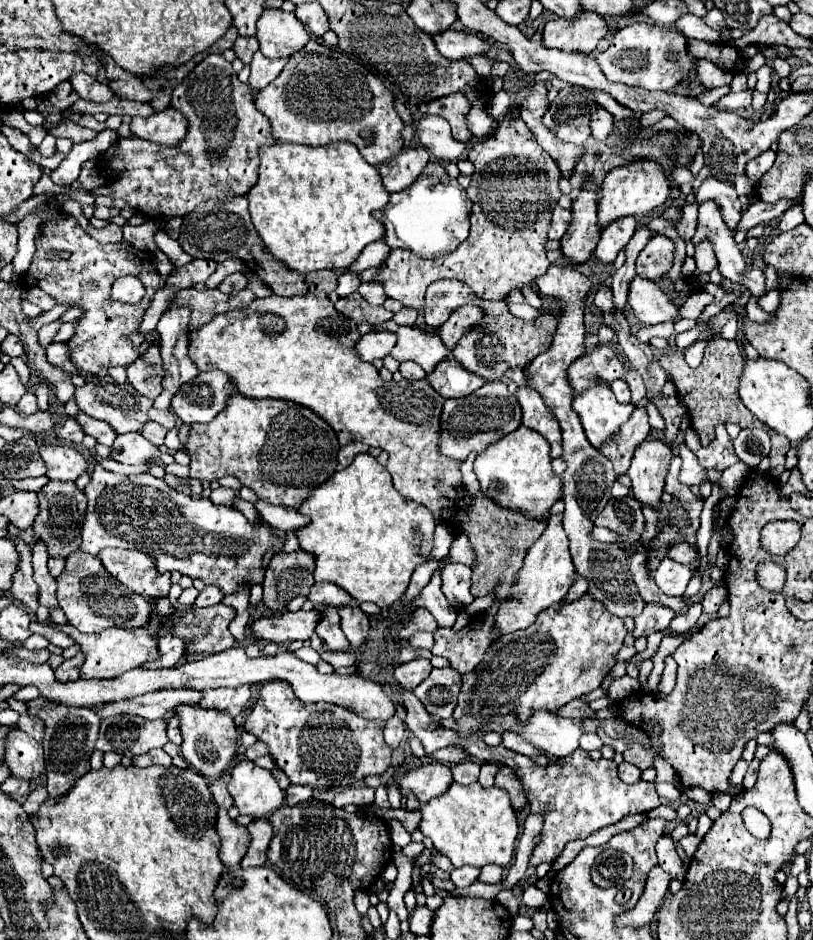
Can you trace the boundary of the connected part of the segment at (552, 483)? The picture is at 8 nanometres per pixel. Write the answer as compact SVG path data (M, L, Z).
M520 426L514 434L506 434L488 450L476 456L474 472L480 480L482 494L504 508L518 508L532 518L548 518L550 506L562 496L562 480L550 466L550 446L544 436Z

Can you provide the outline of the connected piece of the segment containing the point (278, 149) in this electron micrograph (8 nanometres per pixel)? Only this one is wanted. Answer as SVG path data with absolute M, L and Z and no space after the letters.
M290 142L262 146L260 178L248 192L250 216L266 248L274 254L274 258L300 274L322 268L348 268L360 256L366 244L382 240L384 226L372 216L372 212L382 210L388 204L388 196L390 194L384 190L378 170L368 164L358 148L350 142L334 142L324 148L308 148Z

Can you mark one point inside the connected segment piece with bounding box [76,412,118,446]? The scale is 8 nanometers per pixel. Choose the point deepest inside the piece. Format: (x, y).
(102, 432)

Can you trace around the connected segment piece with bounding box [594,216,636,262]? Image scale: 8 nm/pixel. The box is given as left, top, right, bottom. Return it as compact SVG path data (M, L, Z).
M634 216L610 222L602 230L602 236L600 236L600 242L598 242L596 250L594 250L594 256L598 260L602 260L602 262L614 262L618 250L628 244L628 240L632 238L634 230L636 230Z

